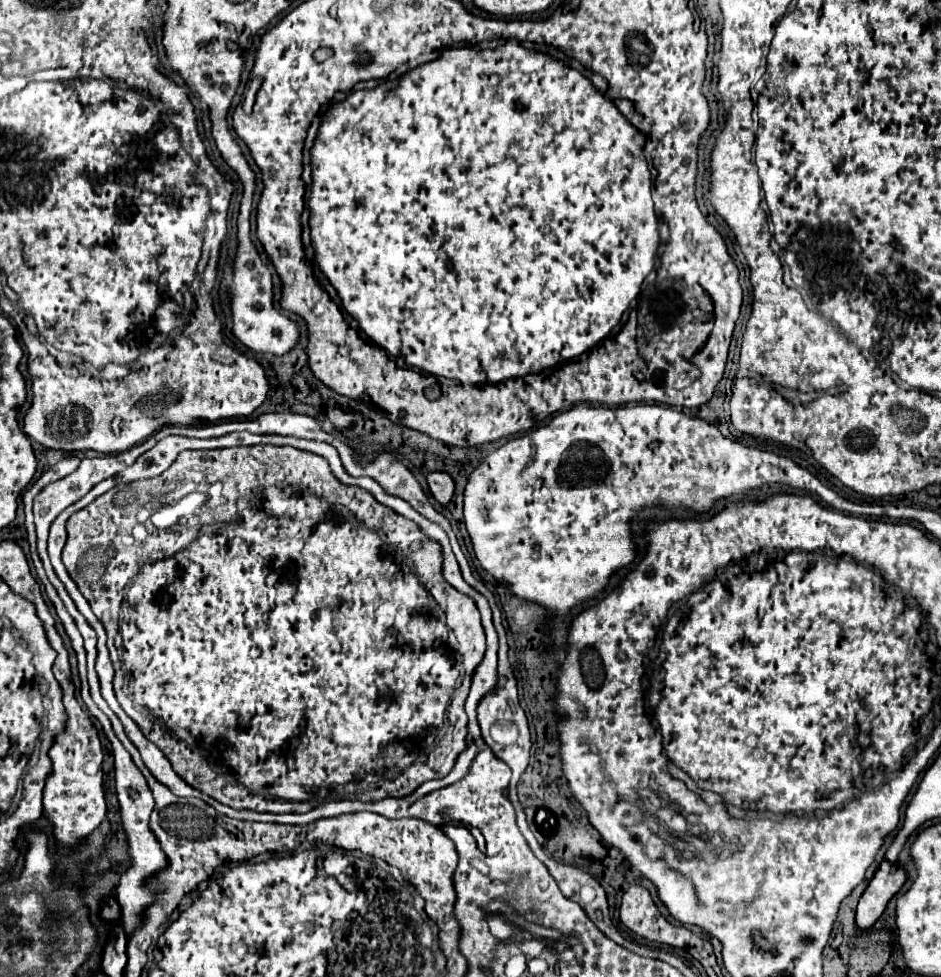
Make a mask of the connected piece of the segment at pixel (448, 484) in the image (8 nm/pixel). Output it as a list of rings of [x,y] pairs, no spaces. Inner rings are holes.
[[[430,473],[428,475],[428,489],[430,489],[430,495],[442,505],[446,507],[454,495],[454,481],[448,473]]]

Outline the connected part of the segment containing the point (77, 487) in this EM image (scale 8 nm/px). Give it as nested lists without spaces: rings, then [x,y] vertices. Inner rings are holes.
[[[164,427],[162,431],[158,431],[156,435],[152,435],[148,441],[144,441],[132,447],[129,451],[114,455],[114,457],[82,459],[80,467],[78,467],[74,473],[70,473],[70,475],[64,477],[64,479],[58,479],[58,481],[50,483],[46,489],[42,489],[42,493],[36,495],[36,499],[34,499],[34,523],[36,523],[36,533],[38,533],[38,553],[40,553],[40,559],[42,559],[42,563],[44,563],[46,575],[48,575],[48,579],[50,579],[52,585],[58,585],[58,583],[62,583],[62,581],[56,577],[56,573],[54,573],[54,569],[52,569],[52,565],[50,565],[50,559],[48,559],[48,553],[46,553],[46,537],[48,537],[50,523],[60,515],[60,511],[64,511],[68,505],[72,505],[72,503],[76,503],[80,497],[84,497],[96,483],[100,483],[100,481],[104,481],[104,479],[108,479],[108,477],[112,477],[112,475],[124,471],[126,465],[132,465],[140,455],[148,451],[148,449],[152,449],[162,437],[168,437],[168,435],[188,435],[188,437],[196,437],[196,433],[198,433],[196,427]],[[125,453],[127,459],[122,457],[122,454]]]

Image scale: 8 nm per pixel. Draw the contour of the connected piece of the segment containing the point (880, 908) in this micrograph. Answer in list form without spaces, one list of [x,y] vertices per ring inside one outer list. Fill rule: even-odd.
[[[882,861],[876,875],[872,877],[866,891],[860,897],[856,911],[856,927],[870,929],[884,913],[888,901],[900,891],[904,881],[906,881],[906,873],[898,865]]]

